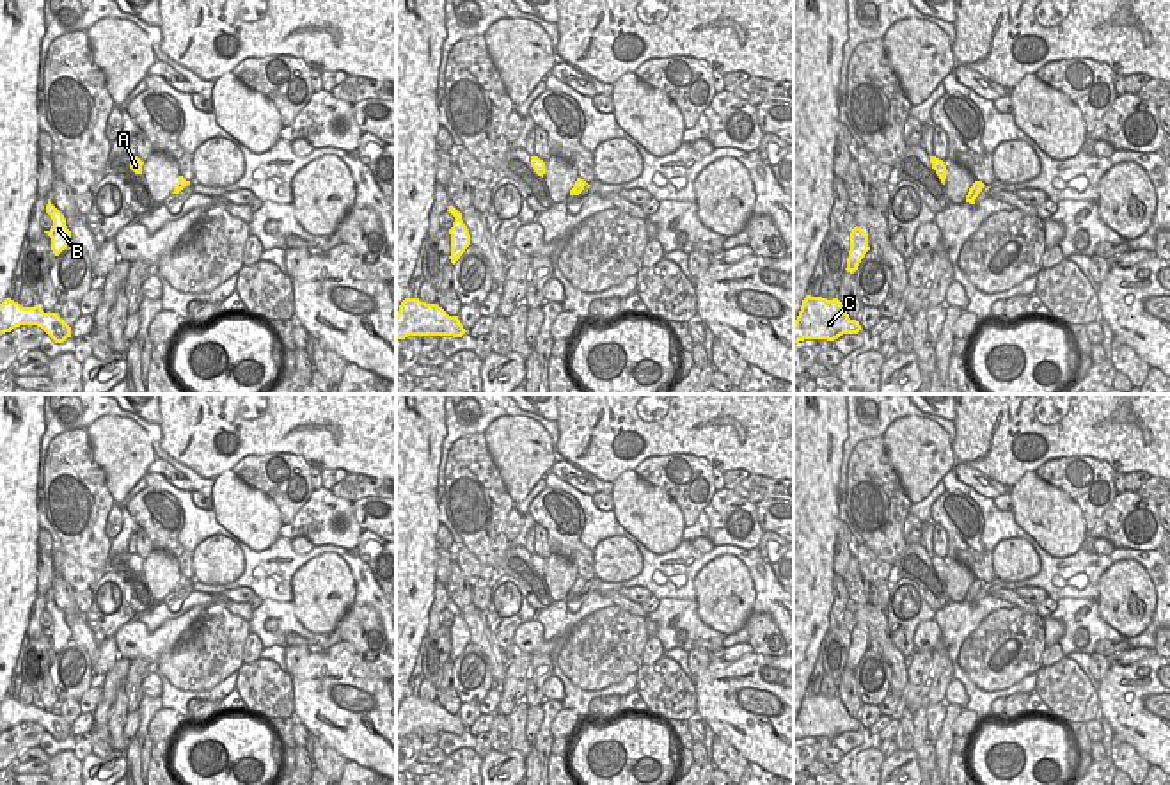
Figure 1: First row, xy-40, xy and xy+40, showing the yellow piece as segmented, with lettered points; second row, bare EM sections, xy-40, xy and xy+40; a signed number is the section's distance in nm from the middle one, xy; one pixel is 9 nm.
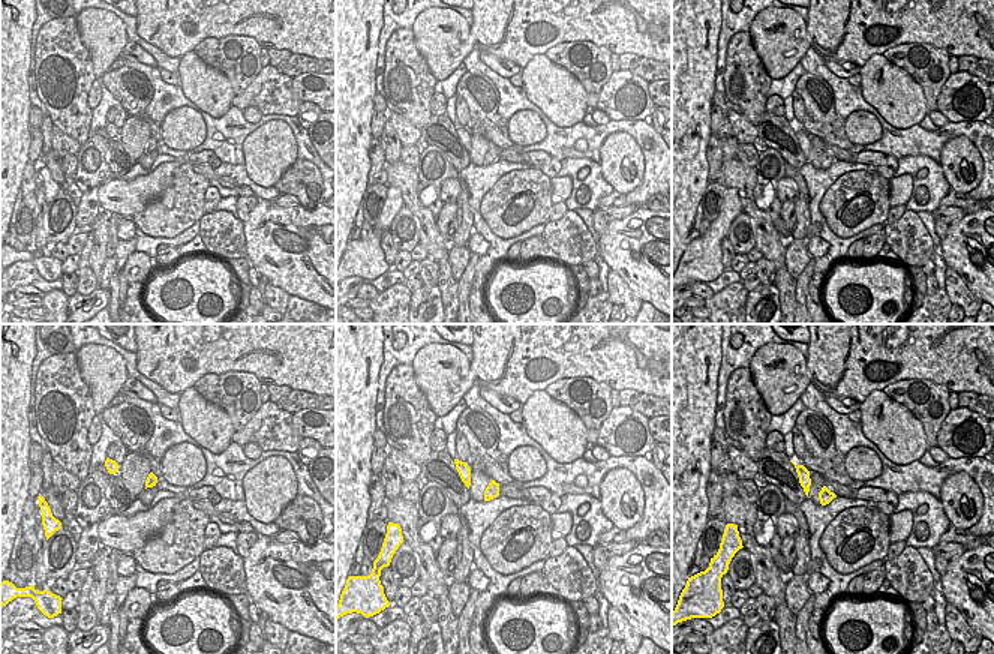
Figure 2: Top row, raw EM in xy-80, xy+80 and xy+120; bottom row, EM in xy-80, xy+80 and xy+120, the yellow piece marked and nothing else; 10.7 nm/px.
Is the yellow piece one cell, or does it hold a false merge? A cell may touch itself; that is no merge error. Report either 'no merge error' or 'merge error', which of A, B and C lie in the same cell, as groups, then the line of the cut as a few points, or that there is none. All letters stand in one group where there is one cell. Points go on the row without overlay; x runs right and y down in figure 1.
no merge error | A B C | no cut

